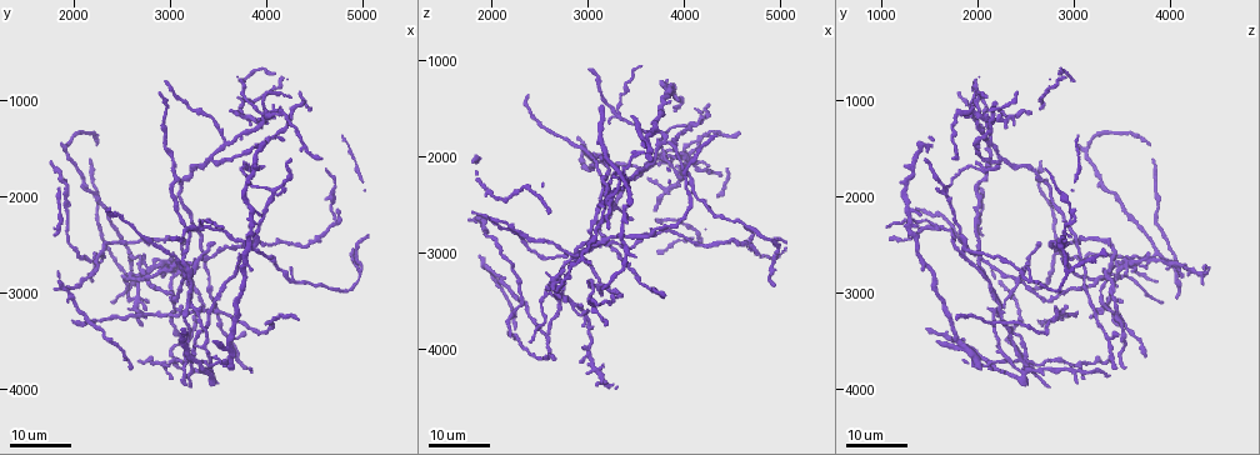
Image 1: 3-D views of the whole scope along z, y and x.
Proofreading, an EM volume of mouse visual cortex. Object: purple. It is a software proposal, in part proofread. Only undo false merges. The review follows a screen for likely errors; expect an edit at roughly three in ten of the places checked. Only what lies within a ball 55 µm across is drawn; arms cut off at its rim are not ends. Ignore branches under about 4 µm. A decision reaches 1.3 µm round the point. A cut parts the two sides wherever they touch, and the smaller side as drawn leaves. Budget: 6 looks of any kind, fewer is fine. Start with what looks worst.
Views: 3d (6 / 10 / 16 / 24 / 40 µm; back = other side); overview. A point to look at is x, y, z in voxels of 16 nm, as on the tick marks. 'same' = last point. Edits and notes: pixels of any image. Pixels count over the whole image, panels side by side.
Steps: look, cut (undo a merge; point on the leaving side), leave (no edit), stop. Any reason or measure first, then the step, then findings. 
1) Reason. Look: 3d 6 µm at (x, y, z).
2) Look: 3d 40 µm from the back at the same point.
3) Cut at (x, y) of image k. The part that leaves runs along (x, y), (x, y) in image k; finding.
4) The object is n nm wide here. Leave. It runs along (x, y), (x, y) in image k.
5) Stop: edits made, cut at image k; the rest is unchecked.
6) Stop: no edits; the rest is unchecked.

Four-way junction. Look: 3d 24 µm at (3300, 2300, 1560).

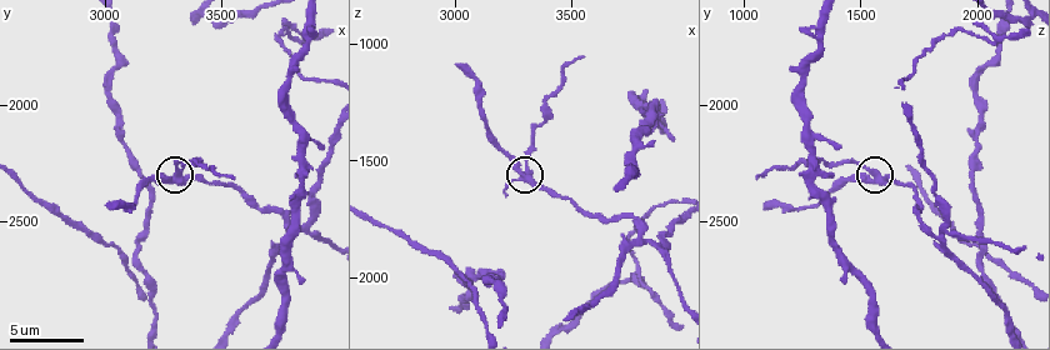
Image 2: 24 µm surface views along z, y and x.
Closer look. Look: 3d 6 µm at (3300, 2290, 1550).

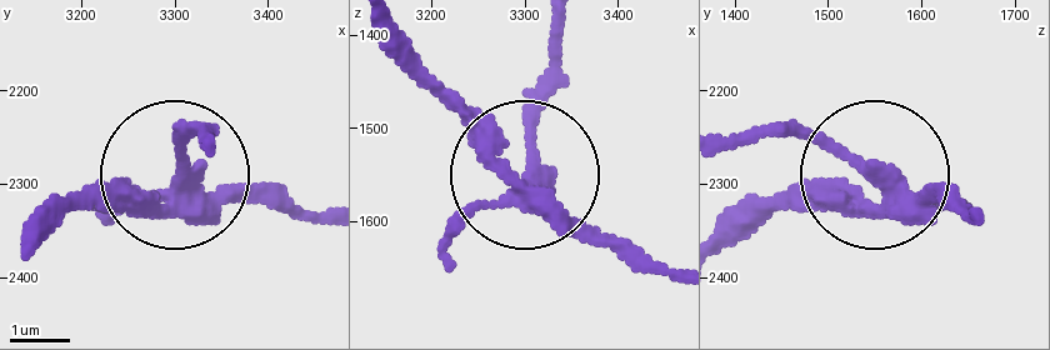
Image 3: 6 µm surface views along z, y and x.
Cut at (180, 149) of image 3. The part that leaves runs along (191, 196), (181, 148), (206, 138) in image 3; a second neuron is stuck on.

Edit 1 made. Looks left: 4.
Two arms in line, one across. Look: 3d 16 µm at (2720, 2840, 3220).

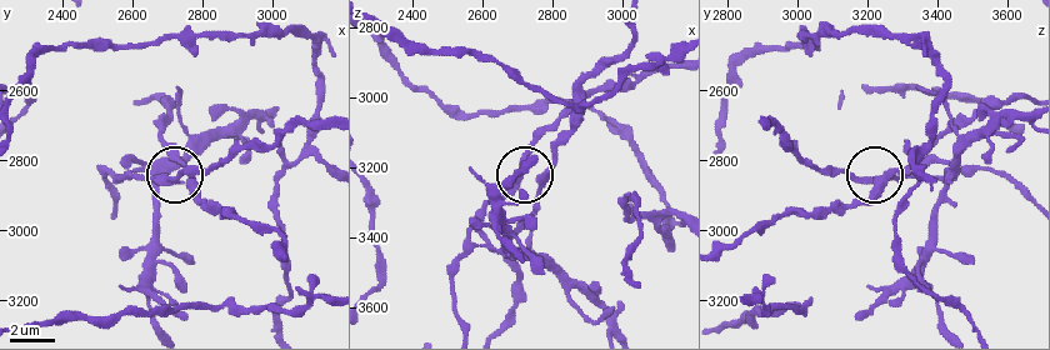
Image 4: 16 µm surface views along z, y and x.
Look: 3d 10 µm at (2720, 2850, 3190).

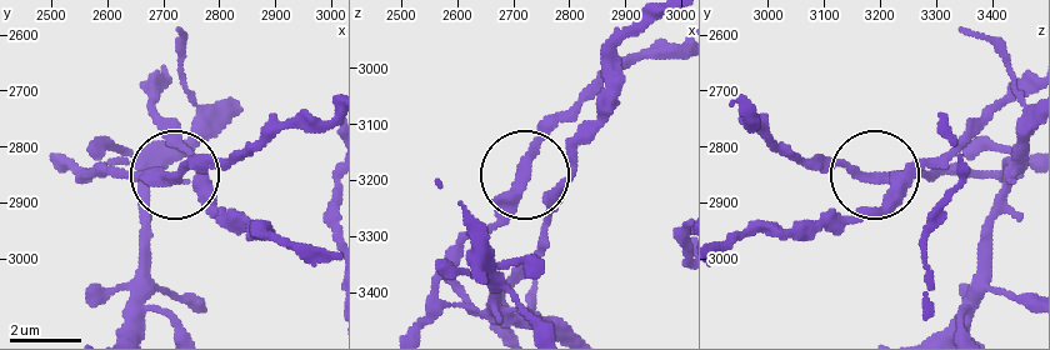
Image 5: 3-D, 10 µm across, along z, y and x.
3 arms meet here. Leave. It runs along (304, 256), (268, 233), (238, 230), (193, 181), (100, 170) in image 5; continuous, no second neuron.

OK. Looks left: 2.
Three arms meet. Look: 3d 16 µm at (3100, 3180, 2900).

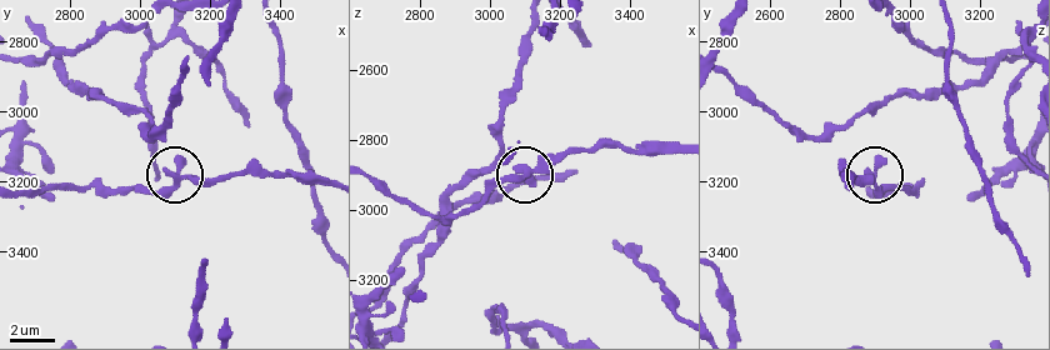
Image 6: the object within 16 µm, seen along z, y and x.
Look: 3d 6 µm at (3110, 3200, 2900).

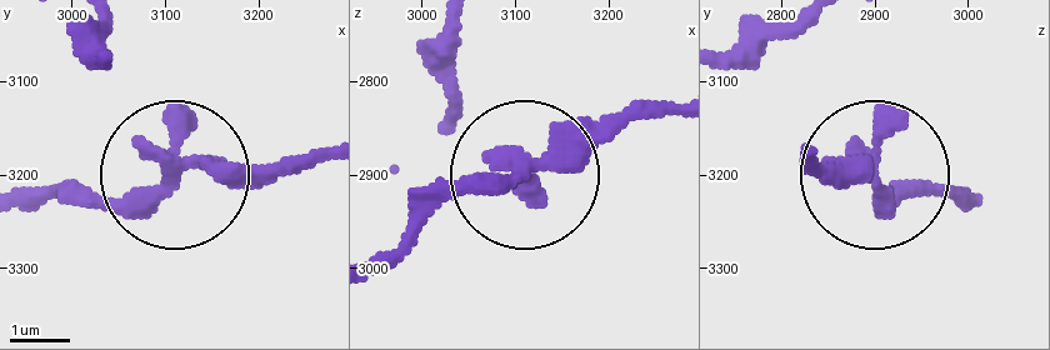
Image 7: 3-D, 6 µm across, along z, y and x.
The object is 290 nm wide here. Leave. It runs along (100, 49), (105, 35), (145, 144), (175, 164), (289, 169) in image 7; continuous, no second neuron.

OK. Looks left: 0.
Stop: edits made, cut at image 3; the rest is unchecked.

